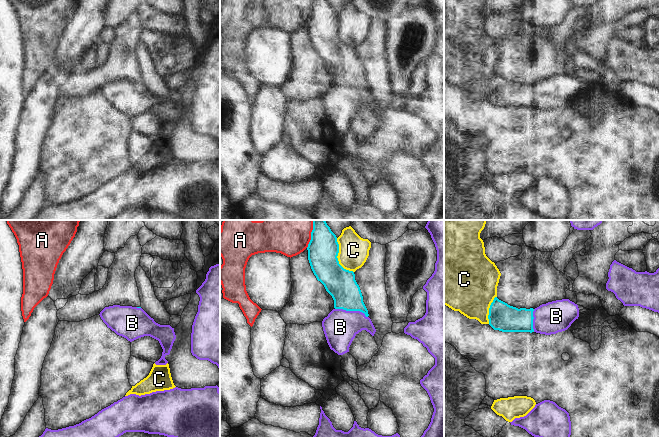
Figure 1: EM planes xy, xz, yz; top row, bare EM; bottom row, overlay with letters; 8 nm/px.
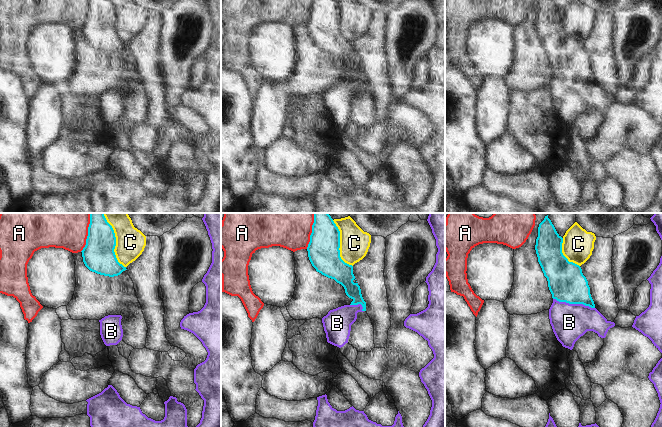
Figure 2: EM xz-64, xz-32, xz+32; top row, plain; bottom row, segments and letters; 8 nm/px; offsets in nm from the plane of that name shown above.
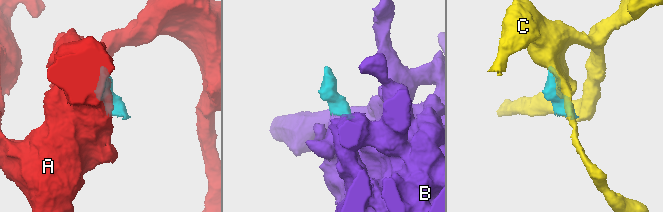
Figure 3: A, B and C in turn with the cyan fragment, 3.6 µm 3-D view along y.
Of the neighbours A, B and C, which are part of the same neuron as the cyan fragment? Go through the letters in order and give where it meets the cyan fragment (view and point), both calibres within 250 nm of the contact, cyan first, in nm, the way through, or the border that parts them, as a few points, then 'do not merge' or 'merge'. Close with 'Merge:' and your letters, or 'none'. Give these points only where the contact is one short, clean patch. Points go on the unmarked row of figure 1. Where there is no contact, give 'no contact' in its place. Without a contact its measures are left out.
A: contact xz (311, 12); calibres 260 and 260 nm; border xz (313, 0), (311, 15), (306, 23); do not merge
B: contact xz (351, 86); calibres 240 and 280 nm; way xz (340, 59), (347, 71), (351, 86), (350, 92), (340, 103); merge
C: contact xz (337, 34); calibres 260 and 240 nm; do not merge
Merge: B

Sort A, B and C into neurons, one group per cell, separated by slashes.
A / B / C

